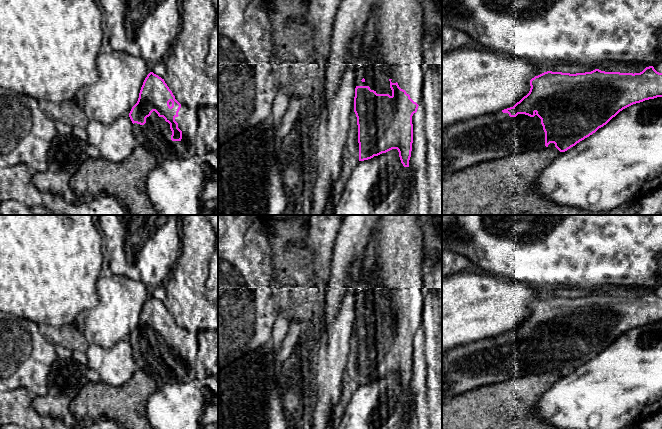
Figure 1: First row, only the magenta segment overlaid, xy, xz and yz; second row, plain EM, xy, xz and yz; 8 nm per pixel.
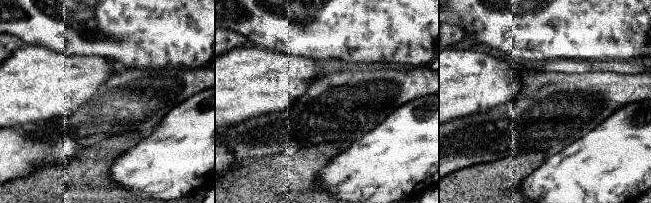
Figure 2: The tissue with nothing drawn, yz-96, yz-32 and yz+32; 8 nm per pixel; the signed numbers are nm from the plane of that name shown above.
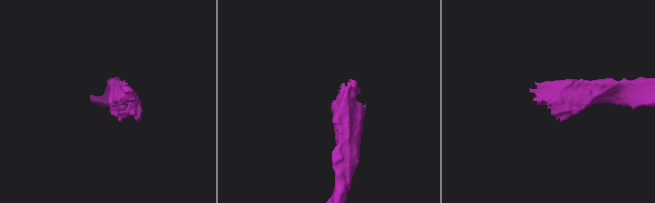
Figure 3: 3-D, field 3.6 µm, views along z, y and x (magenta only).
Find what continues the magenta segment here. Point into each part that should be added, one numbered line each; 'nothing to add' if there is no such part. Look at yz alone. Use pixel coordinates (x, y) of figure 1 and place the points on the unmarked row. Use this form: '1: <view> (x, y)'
1: yz (493, 360)

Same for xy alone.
1: xy (155, 359)

